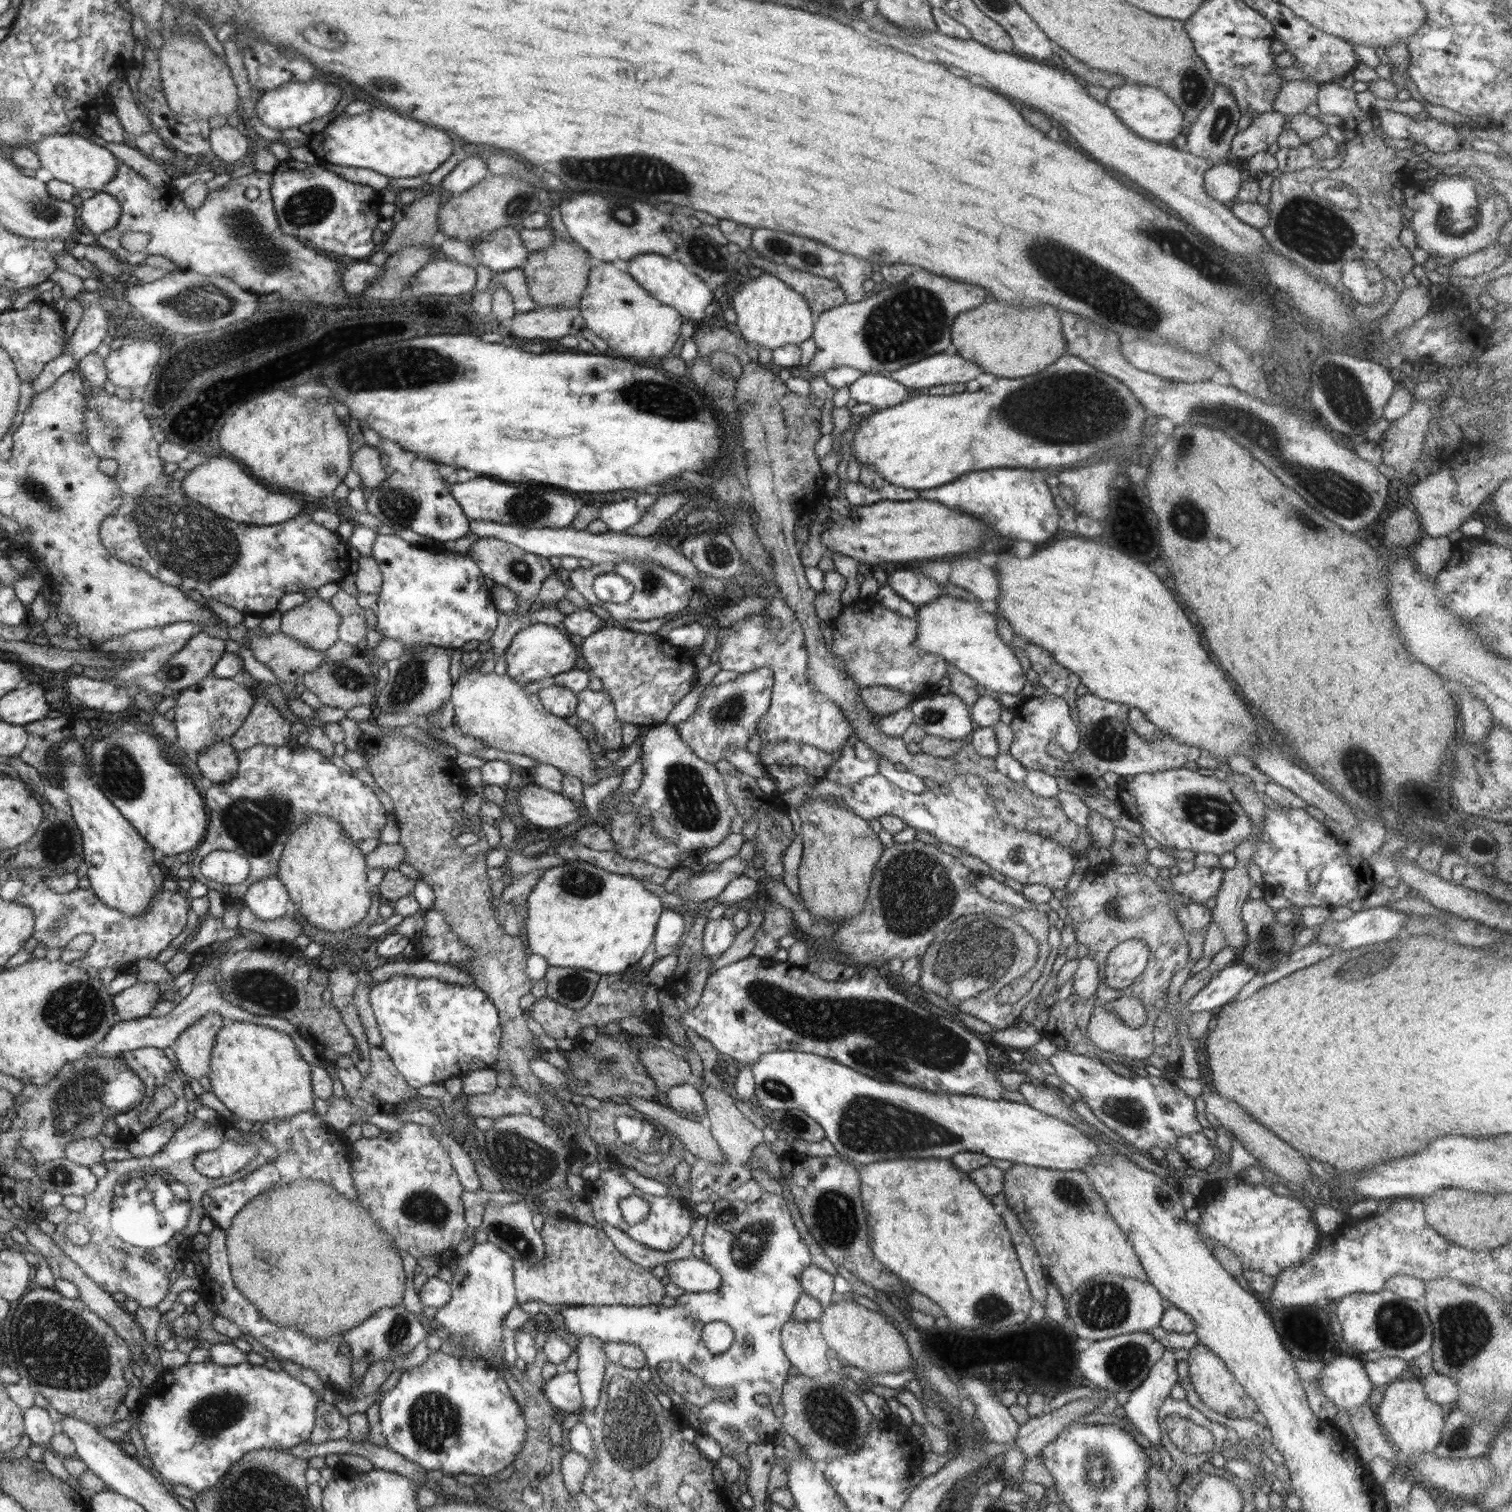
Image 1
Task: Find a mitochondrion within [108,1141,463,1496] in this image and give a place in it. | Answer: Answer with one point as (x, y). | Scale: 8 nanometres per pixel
(208, 1418)

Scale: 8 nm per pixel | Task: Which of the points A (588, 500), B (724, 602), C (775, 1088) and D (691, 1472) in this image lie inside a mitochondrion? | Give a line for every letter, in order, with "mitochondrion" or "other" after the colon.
A: other
B: other
C: mitochondrion
D: other

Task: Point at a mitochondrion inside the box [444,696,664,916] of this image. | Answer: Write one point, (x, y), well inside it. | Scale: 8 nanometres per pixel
(582, 883)

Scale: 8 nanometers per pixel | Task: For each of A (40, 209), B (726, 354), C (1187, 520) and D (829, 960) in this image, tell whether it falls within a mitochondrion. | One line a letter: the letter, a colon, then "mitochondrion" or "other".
A: mitochondrion
B: other
C: mitochondrion
D: mitochondrion

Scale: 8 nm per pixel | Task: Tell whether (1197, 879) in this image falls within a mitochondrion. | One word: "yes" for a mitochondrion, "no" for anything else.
no

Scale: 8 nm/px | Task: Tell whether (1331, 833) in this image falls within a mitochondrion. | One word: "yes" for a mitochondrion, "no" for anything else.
no

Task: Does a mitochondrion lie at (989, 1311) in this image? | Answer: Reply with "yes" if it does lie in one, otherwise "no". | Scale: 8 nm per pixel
yes

